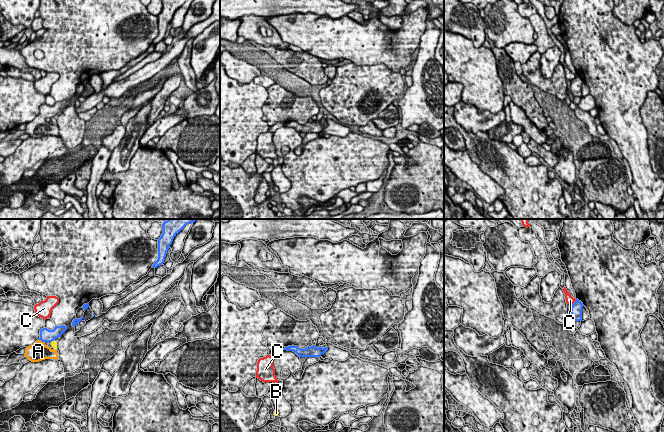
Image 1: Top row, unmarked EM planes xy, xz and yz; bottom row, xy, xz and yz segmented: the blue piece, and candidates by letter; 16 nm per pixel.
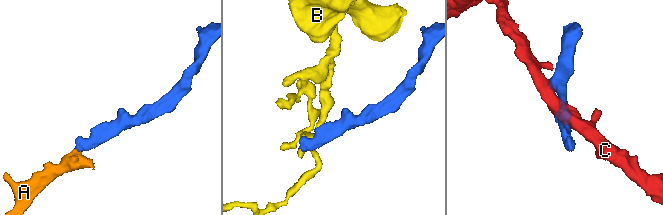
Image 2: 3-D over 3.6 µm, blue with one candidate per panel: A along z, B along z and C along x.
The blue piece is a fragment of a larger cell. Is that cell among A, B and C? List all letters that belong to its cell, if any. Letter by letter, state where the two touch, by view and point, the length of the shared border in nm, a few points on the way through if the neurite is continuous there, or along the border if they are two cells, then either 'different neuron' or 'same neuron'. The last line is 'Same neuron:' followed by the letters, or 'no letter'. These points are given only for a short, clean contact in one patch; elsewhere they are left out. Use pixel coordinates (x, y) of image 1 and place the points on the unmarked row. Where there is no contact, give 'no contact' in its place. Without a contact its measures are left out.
A: contact xy (42, 117); length 140 nm; way xy (46, 111), (42, 117), (38, 127); same neuron
B: contact xy (52, 116); length 80 nm; border xy (54, 115), (51, 118); different neuron
C: contact yz (574, 78); length 140 nm; border yz (576, 75), (570, 80); different neuron
Same neuron: A

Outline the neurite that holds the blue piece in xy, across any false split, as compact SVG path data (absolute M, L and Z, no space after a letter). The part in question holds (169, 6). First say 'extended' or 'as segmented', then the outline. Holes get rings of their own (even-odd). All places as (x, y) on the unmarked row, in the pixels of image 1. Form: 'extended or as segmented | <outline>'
as segmented | M162 0L163 9L158 15L158 35L153 40L153 44L164 39L167 27L173 18L174 13L186 2L187 0Z

